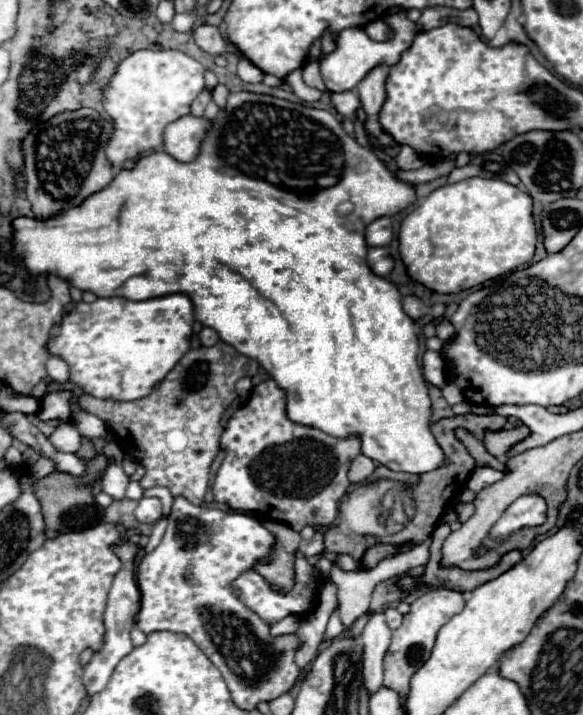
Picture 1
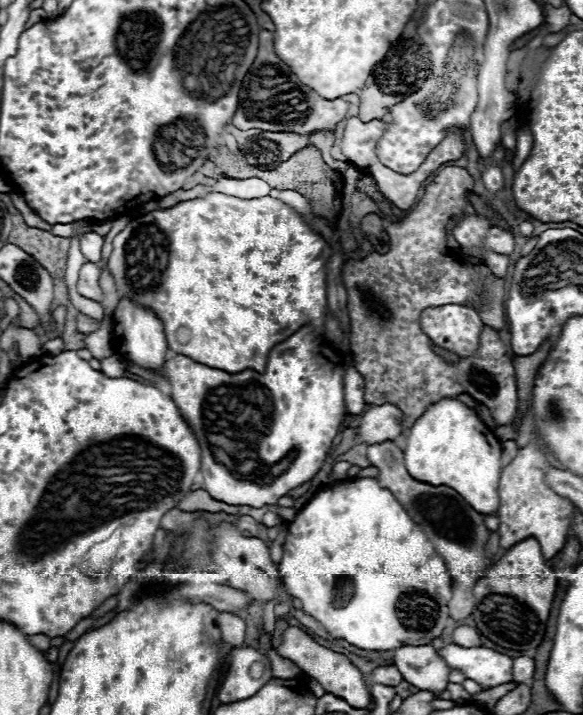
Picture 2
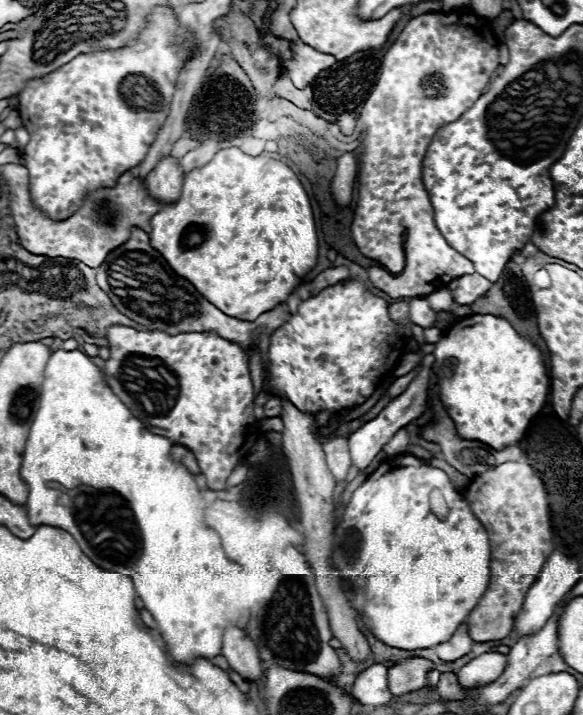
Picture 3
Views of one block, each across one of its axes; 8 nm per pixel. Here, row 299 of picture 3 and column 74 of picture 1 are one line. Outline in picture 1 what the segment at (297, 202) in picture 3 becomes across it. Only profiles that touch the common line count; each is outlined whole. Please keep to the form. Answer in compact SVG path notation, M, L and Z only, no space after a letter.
M234 92L228 96L224 108L220 108L218 116L212 120L204 142L200 146L198 156L192 162L178 162L166 152L150 152L138 158L138 164L130 170L122 168L106 190L98 194L90 194L82 206L72 206L70 210L62 210L54 218L46 218L46 222L38 222L34 216L14 218L14 238L12 248L18 258L22 258L22 266L28 270L30 280L26 282L26 292L36 292L36 280L46 274L62 274L62 278L70 278L70 286L78 290L90 290L96 296L122 296L128 300L148 300L166 294L186 294L194 304L194 316L208 328L214 328L220 338L234 346L240 354L260 362L260 366L276 380L280 388L286 390L288 406L286 414L290 420L314 426L330 436L346 438L350 434L358 434L362 440L362 454L372 460L388 466L390 470L424 474L444 464L442 448L436 444L430 432L430 398L426 390L426 382L422 382L422 368L418 364L418 336L414 332L414 322L402 310L402 296L398 288L376 276L366 266L368 246L364 242L364 230L374 218L394 216L404 208L416 202L416 190L410 184L396 180L390 170L378 160L378 156L364 148L344 132L338 116L328 110L308 108L304 104L294 104L288 100L280 100L274 96L252 94L252 92Z

